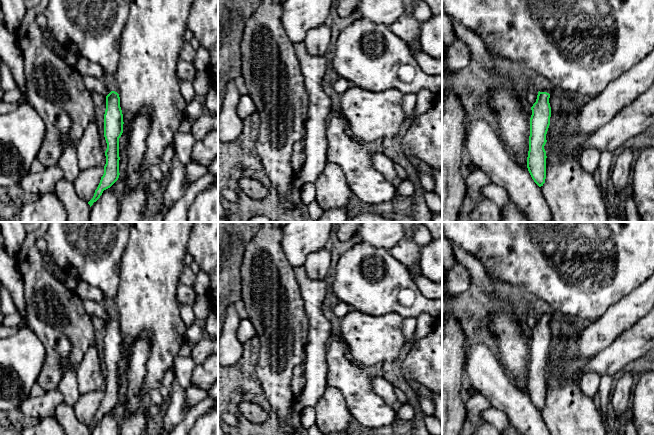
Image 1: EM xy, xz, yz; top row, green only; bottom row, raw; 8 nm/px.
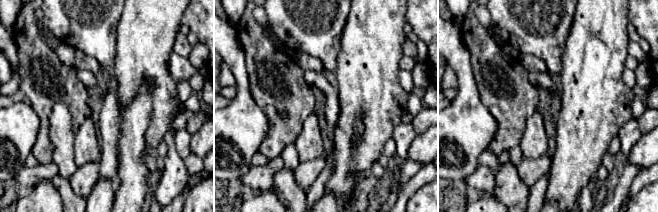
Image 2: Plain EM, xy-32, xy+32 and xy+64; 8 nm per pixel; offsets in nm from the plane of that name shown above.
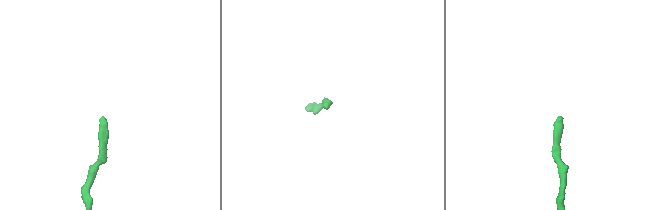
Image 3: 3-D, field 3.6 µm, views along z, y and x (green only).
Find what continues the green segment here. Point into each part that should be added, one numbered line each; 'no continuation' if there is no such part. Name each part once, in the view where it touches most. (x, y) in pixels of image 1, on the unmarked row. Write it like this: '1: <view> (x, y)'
1: yz (545, 311)

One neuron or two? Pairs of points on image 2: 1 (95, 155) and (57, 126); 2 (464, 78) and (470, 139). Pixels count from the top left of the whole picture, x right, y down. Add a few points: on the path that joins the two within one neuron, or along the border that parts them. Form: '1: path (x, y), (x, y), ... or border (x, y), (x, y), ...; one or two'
1: border (77, 130), (74, 136), (75, 163); two
2: path (464, 93), (459, 111), (465, 124); one

